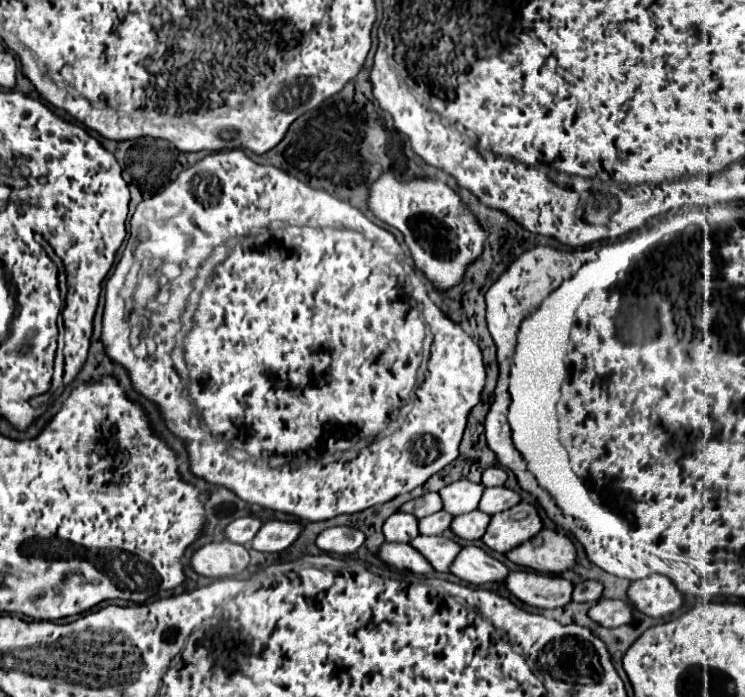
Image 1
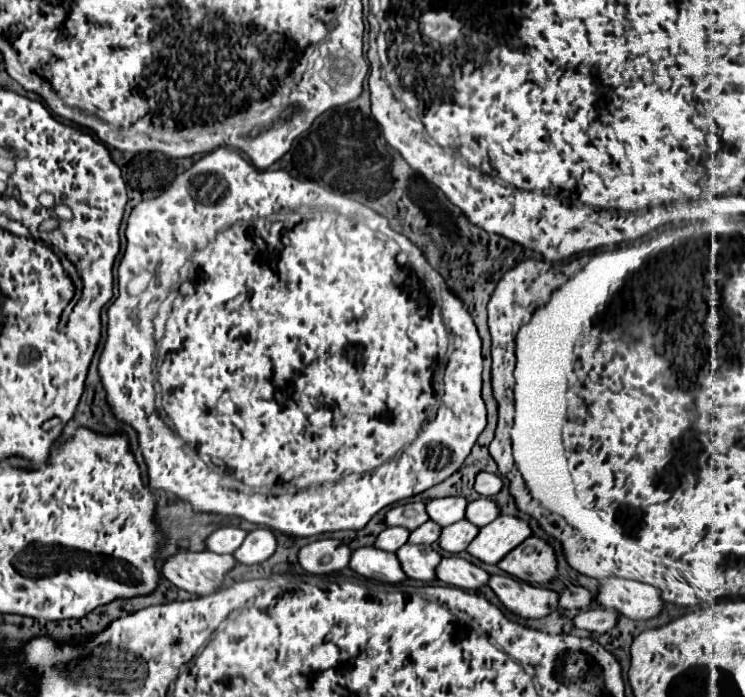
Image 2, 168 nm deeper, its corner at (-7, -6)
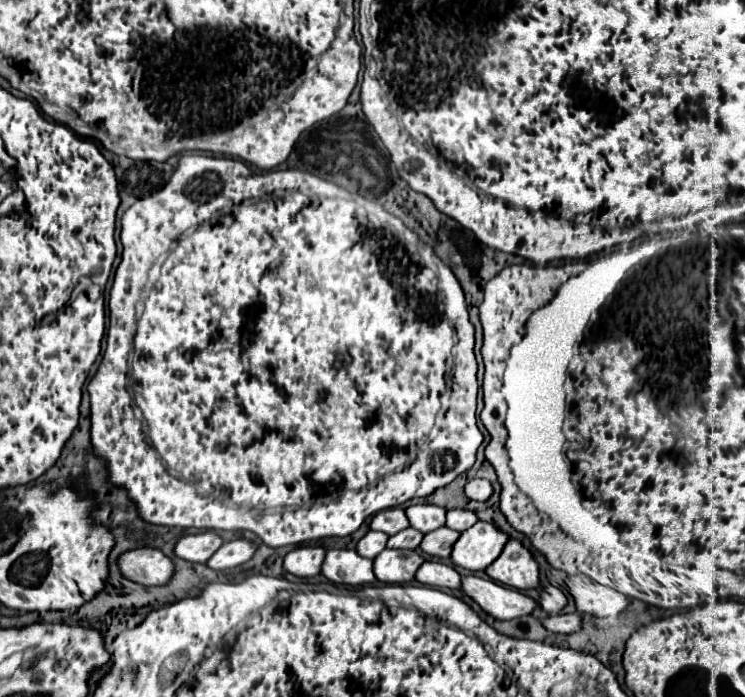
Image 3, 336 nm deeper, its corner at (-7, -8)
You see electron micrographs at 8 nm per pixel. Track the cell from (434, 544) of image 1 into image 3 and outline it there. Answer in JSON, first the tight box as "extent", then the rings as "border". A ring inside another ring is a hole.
{"extent":[373,550,423,584],"border":[[[383,550],[373,558],[373,574],[385,584],[405,584],[413,582],[419,564],[423,558],[415,550]]]}

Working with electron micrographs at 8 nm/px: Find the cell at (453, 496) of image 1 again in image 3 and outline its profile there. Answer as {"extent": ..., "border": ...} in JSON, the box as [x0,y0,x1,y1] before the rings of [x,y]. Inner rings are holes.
{"extent":[405,504,447,534],"border":[[[415,504],[415,506],[405,508],[405,516],[409,520],[409,526],[423,532],[423,534],[441,528],[445,512],[447,512],[445,508],[439,508],[433,504]]]}

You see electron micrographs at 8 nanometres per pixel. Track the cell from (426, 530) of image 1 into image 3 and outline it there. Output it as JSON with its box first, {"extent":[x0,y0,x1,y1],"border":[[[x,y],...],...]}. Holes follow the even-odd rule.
{"extent":[387,528,423,550],"border":[[[405,528],[405,530],[397,532],[395,536],[389,536],[387,548],[395,548],[395,550],[415,550],[421,538],[423,538],[423,534],[419,530]]]}

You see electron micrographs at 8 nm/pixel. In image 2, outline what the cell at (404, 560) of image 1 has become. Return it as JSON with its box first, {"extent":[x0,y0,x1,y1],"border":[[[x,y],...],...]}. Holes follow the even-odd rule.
{"extent":[351,548,407,584],"border":[[[357,548],[353,552],[351,564],[355,572],[359,572],[365,578],[375,578],[379,582],[399,584],[407,580],[407,574],[401,568],[401,562],[395,552],[385,552],[379,548]]]}

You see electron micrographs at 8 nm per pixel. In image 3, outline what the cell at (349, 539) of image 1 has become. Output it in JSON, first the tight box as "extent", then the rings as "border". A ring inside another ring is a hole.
{"extent":[283,546,325,578],"border":[[[299,546],[285,554],[283,568],[299,578],[311,578],[319,574],[319,562],[323,562],[325,548],[319,546]]]}

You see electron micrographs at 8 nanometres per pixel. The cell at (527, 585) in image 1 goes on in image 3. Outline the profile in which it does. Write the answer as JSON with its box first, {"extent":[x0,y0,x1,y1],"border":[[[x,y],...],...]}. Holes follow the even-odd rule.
{"extent":[461,574,539,620],"border":[[[471,574],[463,576],[461,590],[471,600],[475,600],[483,612],[493,616],[495,620],[513,620],[513,618],[531,614],[539,606],[535,600],[521,594],[519,590],[513,590],[493,580],[477,578]]]}

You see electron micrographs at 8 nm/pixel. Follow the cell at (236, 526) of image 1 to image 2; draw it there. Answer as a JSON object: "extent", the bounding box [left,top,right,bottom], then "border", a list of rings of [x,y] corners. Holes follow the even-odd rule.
{"extent":[207,526,247,554],"border":[[[227,526],[227,528],[219,528],[217,532],[213,532],[207,538],[207,550],[217,552],[217,554],[233,554],[245,540],[247,532],[235,526]]]}

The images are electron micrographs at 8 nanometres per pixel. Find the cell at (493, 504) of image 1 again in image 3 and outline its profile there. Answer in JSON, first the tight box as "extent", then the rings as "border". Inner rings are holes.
{"extent":[445,510,477,532],"border":[[[449,510],[445,526],[451,528],[451,530],[463,532],[469,526],[473,526],[475,522],[477,522],[477,518],[475,518],[475,514],[471,514],[471,510]]]}

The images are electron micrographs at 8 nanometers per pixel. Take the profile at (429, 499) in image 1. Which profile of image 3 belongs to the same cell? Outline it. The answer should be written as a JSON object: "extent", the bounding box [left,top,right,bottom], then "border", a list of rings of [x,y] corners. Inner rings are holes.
{"extent":[371,508,409,536],"border":[[[403,508],[381,510],[371,520],[371,530],[379,530],[379,532],[385,532],[389,536],[397,534],[399,530],[403,530],[407,526],[409,526],[409,522],[407,522],[407,516],[405,516]]]}

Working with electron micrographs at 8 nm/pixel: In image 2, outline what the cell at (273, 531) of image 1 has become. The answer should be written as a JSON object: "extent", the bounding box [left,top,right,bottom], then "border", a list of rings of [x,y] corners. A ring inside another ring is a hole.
{"extent":[233,528,277,564],"border":[[[257,528],[247,534],[247,540],[241,544],[239,552],[233,552],[233,556],[241,564],[259,564],[271,558],[277,550],[277,538],[269,528]]]}

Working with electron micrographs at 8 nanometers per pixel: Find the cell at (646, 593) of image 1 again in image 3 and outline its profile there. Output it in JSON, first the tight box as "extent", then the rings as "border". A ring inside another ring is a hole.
{"extent":[565,576,627,616],"border":[[[567,576],[565,586],[575,600],[575,606],[581,614],[591,616],[611,616],[627,608],[627,596],[615,592],[607,586],[595,584],[587,576]]]}

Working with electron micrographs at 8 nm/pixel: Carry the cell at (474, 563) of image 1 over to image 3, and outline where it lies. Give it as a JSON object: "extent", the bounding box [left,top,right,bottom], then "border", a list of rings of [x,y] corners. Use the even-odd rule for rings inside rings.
{"extent":[415,562,461,588],"border":[[[423,562],[419,570],[415,572],[415,582],[433,586],[433,588],[459,588],[461,586],[461,576],[455,572],[453,566],[443,564],[443,562]]]}

